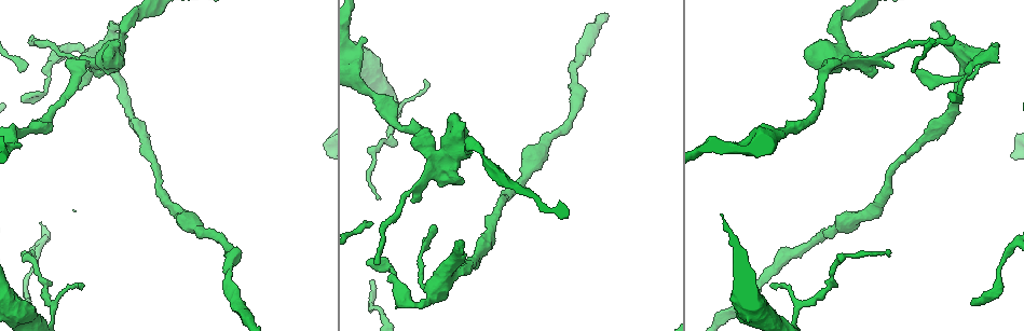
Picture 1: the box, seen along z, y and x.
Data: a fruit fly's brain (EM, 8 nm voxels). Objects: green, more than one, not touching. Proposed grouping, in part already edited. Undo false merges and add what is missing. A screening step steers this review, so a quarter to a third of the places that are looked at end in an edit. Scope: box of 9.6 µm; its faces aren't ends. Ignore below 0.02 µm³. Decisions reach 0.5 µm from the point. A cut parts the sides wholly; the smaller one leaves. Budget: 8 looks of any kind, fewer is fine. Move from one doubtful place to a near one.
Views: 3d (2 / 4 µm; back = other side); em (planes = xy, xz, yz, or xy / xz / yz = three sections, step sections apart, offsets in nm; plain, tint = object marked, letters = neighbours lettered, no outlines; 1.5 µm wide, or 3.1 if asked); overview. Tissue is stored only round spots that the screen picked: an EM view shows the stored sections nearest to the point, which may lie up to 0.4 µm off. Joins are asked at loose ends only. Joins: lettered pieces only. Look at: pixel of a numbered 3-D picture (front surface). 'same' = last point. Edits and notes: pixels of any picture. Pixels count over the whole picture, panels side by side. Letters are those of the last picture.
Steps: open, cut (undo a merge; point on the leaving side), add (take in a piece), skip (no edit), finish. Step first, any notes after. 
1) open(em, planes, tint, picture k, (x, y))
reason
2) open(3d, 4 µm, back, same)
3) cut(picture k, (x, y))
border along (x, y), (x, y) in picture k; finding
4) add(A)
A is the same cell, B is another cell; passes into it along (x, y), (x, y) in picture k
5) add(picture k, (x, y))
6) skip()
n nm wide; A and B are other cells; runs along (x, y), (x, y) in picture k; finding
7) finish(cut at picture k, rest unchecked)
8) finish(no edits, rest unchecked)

open(3d, 4 µm, picture 1, (115, 23))
free end

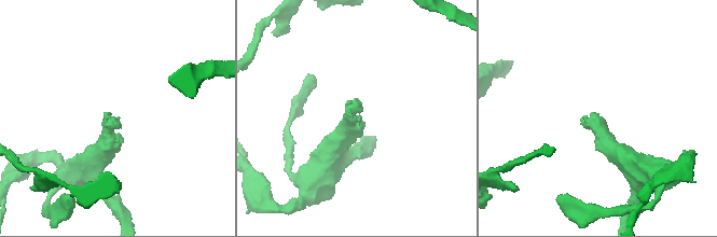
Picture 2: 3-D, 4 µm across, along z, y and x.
open(em, planes, letters, picture 2, (352, 101))

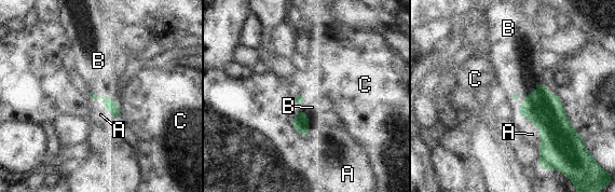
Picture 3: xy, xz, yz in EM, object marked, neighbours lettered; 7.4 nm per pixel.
add(B)
B is the same cell, A and C are other cells; passes into it along (111, 107), (97, 94), (98, 60) in picture 3; the cell continues

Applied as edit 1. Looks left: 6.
open(3d, 2 µm, picture 1, (379, 197))
thin end

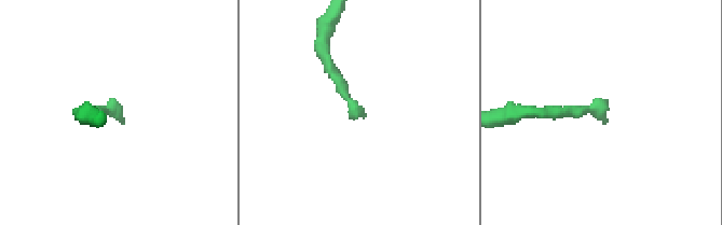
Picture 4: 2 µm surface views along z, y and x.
open(em, planes, plain, picture 4, (363, 118))

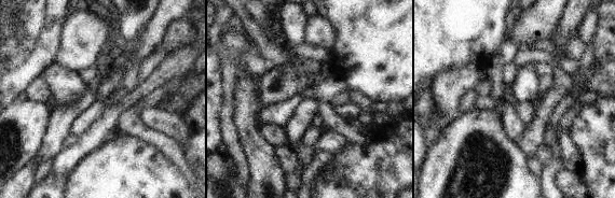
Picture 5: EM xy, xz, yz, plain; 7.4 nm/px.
open(em, planes, letters, same)

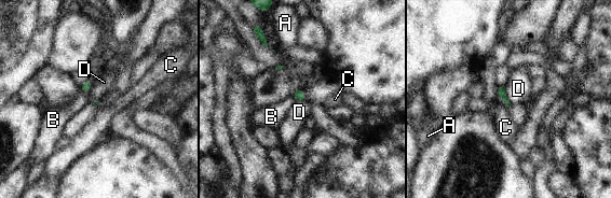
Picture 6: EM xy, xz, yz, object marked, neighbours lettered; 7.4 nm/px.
skip()
D touches over 140 nm; A, B, C and D are other cells; border along (504, 86), (504, 93), (511, 102) in picture 6; no lettered piece goes on from it

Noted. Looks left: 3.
open(3d, 4 µm, picture 1, (795, 319))
abrupt turn

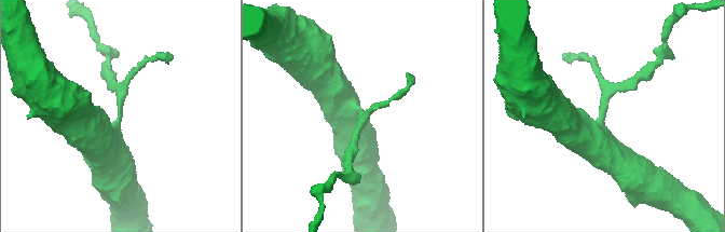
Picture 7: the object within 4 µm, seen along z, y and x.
open(em, 3.1 µm, planes, letters, picture 7, (364, 114))

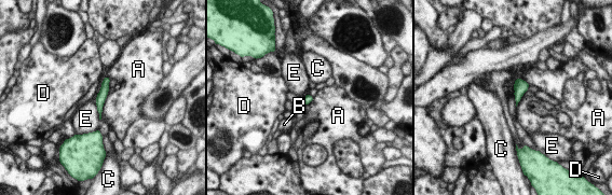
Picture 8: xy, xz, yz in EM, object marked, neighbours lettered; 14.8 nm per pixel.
skip()
120 nm wide; A touches over 420 nm; A, B, C, D and E are other cells; all the same cell

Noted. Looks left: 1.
finish(add at picture 3, rest unchecked)

